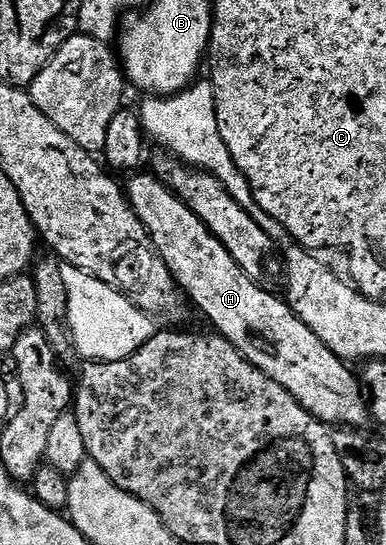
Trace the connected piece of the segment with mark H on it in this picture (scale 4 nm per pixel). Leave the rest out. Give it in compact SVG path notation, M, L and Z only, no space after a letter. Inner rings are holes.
M136 172L126 179L125 193L127 203L141 220L147 230L156 252L165 260L169 272L175 277L175 285L184 295L191 297L191 302L212 322L219 337L225 339L237 353L249 364L253 364L265 376L269 376L281 388L285 388L297 399L306 410L324 424L332 424L339 428L359 428L369 418L369 403L365 391L350 365L338 358L333 351L314 334L282 297L274 298L267 290L262 290L260 283L250 278L245 271L229 256L225 244L217 240L209 232L209 228L179 199L178 194L168 189L154 173Z

